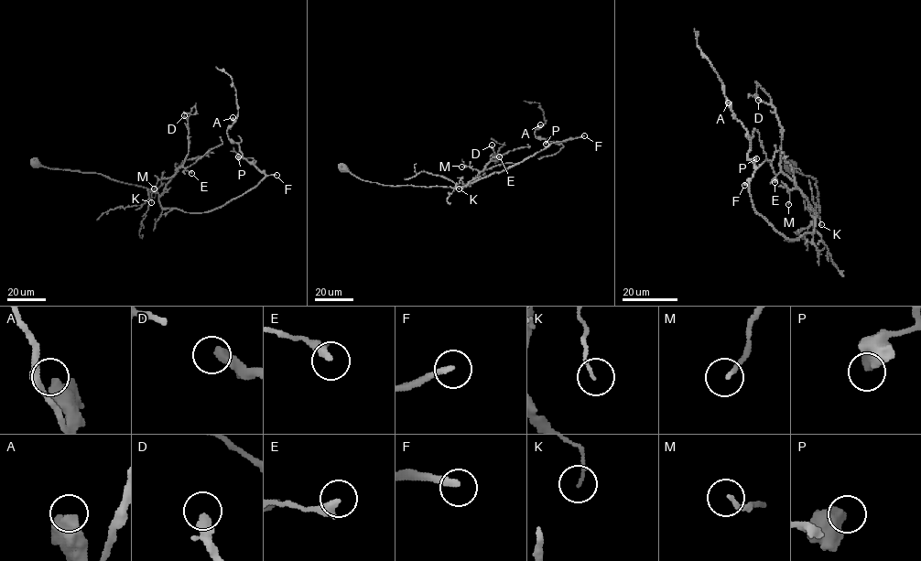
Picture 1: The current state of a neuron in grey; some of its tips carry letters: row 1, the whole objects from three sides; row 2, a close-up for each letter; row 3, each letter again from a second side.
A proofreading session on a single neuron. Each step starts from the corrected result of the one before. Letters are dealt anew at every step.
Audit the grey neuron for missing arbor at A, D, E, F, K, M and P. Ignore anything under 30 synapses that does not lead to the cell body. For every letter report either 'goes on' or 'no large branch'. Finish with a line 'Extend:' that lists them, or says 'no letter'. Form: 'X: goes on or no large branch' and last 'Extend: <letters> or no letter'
A: no large branch
D: goes on
E: no large branch
F: goes on
K: no large branch
M: no large branch
P: no large branch
Extend: D, F

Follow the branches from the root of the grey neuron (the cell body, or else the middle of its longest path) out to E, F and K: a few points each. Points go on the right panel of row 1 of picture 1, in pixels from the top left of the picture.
E: (790, 167), (817, 181), (816, 215), (807, 198), (785, 175), (779, 173), (774, 182)
F: (790, 167), (813, 178), (818, 193), (815, 230), (797, 239), (779, 233), (754, 210), (749, 188), (744, 185)
K: (790, 167), (817, 181), (821, 224)

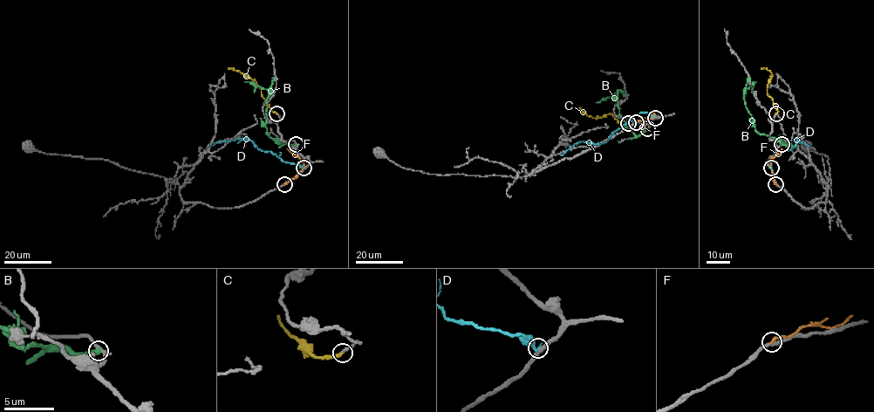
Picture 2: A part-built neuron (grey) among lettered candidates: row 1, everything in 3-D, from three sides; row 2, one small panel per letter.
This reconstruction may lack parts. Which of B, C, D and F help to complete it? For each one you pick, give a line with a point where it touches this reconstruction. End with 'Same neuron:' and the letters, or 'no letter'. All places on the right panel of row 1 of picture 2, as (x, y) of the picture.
C: (776, 113)
Same neuron: C

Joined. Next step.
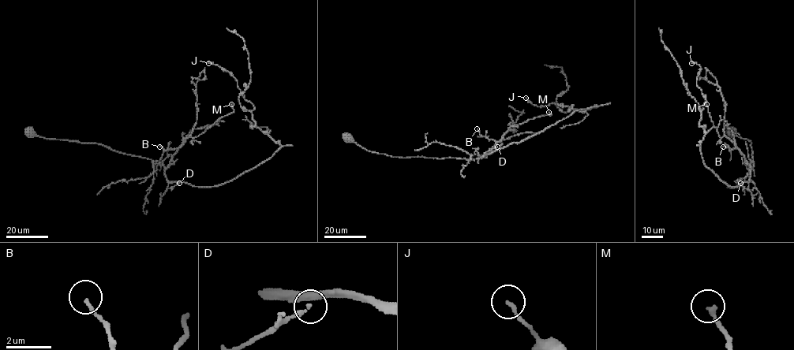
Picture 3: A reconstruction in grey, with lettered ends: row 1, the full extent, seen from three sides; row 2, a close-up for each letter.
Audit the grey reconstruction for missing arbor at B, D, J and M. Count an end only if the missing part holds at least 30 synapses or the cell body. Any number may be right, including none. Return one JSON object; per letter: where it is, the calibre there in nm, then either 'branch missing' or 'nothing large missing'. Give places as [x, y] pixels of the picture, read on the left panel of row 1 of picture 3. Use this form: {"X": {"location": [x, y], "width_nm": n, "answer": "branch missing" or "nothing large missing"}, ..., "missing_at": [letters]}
{"B": {"location": [159, 147], "width_nm": 160, "answer": "nothing large missing"}, "D": {"location": [179, 183], "width_nm": 120, "answer": "nothing large missing"}, "J": {"location": [208, 63], "width_nm": 150, "answer": "nothing large missing"}, "M": {"location": [231, 104], "width_nm": 240, "answer": "nothing large missing"}, "missing_at": []}

